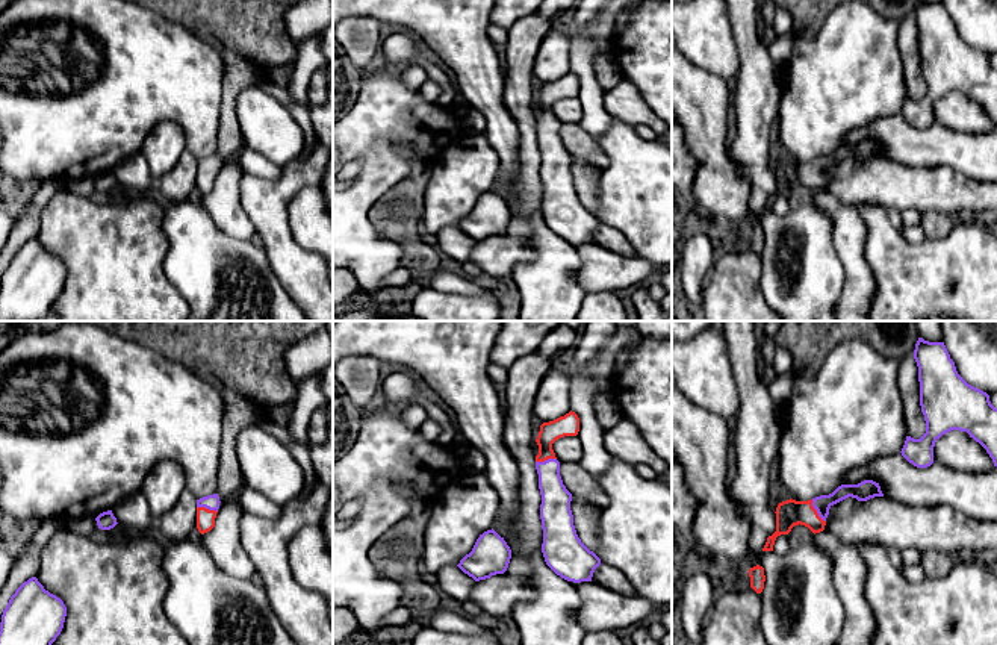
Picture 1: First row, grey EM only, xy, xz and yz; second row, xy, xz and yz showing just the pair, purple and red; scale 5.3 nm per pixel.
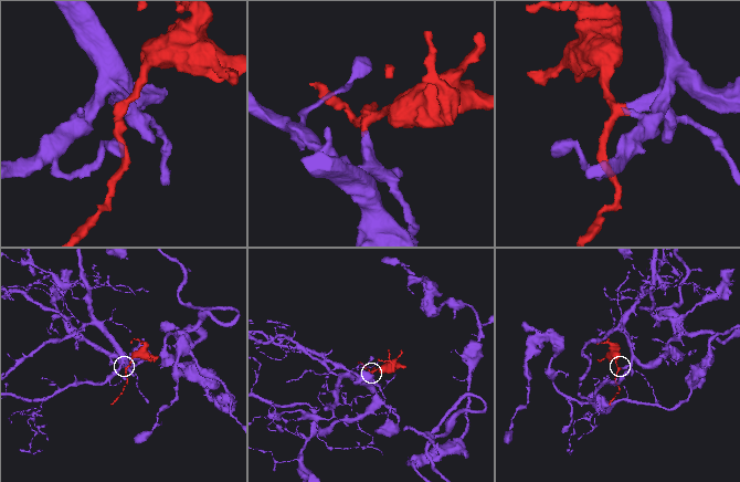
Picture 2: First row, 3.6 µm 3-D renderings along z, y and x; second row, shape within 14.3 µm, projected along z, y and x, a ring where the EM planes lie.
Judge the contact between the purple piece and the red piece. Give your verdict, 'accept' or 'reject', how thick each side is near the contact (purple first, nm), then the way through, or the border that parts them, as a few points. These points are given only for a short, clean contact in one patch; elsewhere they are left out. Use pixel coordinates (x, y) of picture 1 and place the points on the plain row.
accept; 90 nm thick on the purple side, 140 nm on the other; runs through yz (822, 165), (816, 170), (788, 174)

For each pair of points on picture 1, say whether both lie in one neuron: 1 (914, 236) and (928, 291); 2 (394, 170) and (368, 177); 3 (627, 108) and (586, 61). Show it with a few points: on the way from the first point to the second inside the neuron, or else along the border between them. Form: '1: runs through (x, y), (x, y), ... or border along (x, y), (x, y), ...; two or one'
1: border along (897, 232), (910, 243), (926, 241); two
2: runs through (388, 170), (382, 170), (374, 177); one
3: border along (604, 93), (604, 108), (611, 117); two

